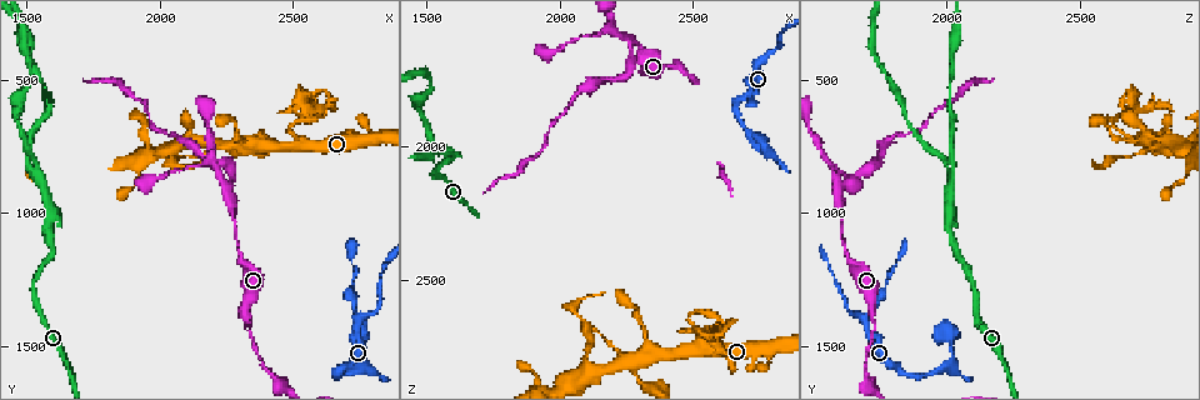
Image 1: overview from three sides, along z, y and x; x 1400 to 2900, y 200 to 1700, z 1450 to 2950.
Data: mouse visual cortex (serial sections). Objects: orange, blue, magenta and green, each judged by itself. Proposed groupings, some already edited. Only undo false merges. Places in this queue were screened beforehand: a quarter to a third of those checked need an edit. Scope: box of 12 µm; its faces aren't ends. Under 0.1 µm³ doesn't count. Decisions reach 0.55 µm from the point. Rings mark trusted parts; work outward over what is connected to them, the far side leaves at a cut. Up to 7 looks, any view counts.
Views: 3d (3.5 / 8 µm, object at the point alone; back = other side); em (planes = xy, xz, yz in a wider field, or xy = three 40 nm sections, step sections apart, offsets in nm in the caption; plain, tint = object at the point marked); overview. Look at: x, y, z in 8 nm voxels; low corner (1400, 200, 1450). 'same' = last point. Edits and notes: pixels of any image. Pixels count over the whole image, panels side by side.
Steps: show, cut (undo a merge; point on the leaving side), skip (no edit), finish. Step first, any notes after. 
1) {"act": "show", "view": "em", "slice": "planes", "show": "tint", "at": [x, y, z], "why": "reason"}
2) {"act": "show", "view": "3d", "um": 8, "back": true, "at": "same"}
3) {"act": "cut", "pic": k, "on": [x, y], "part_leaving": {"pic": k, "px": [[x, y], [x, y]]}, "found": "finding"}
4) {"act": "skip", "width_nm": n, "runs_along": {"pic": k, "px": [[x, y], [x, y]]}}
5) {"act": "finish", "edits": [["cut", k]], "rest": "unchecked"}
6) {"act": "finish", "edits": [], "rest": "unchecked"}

{"act": "show", "view": "3d", "um": 8, "at": [2590, 640, 2650], "why": "abrupt turn"}

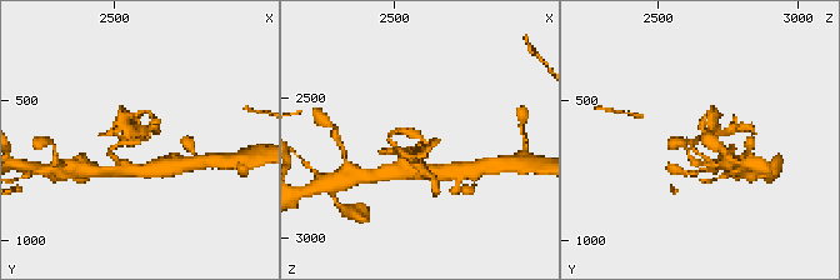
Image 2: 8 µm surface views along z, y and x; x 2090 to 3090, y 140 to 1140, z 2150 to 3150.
{"act": "show", "view": "3d", "um": 3.5, "back": true, "at": [2600, 640, 2660], "why": "closer look"}

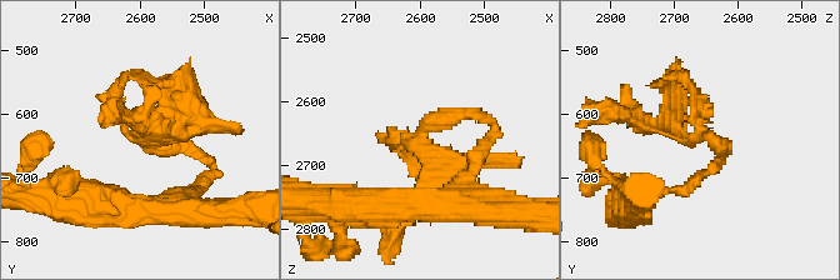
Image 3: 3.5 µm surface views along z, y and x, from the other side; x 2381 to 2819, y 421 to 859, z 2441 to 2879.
{"act": "show", "view": "em", "slice": "xy", "step": 3, "show": "tint", "at": [2590, 645, 2650], "why": "shape alone is not enough"}

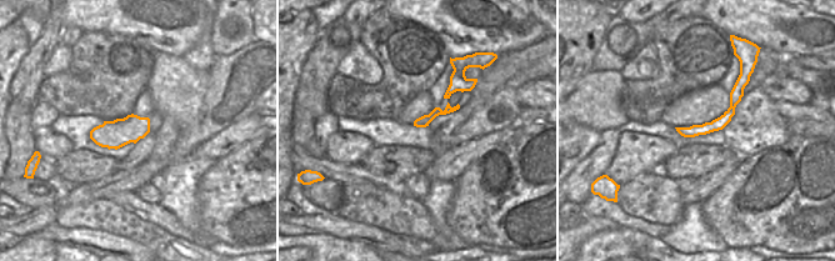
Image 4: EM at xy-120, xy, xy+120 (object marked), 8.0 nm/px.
{"act": "skip", "runs_along": {"pic": 3, "px": [[718, 163], [726, 148], [656, 125]]}, "found": "one cell here"}

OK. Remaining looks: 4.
{"act": "show", "view": "3d", "um": 3.5, "at": [2770, 1530, 2020], "why": "thick turns thin"}

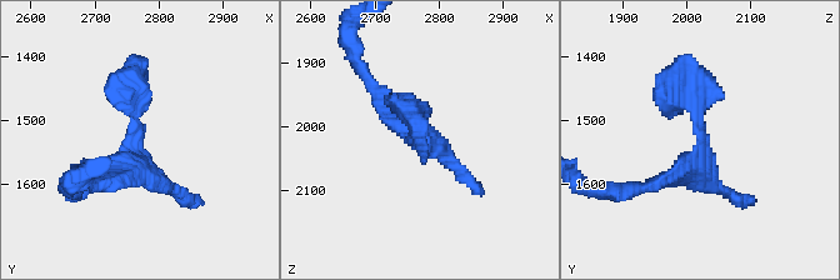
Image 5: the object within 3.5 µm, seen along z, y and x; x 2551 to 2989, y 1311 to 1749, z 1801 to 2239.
{"act": "show", "view": "em", "slice": "xy", "step": 1, "show": "tint", "at": [2770, 1530, 2030]}

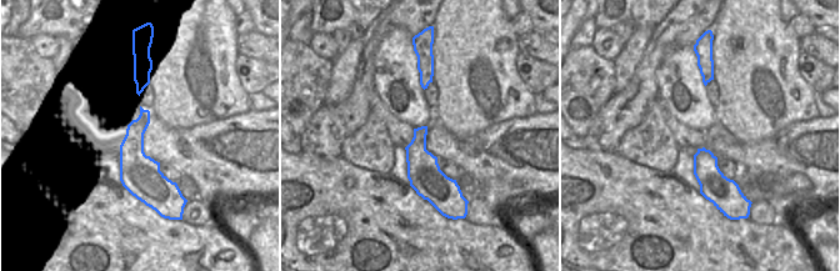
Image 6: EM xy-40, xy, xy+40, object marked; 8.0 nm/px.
{"act": "skip", "runs_along": {"pic": 5, "px": [[105, 181], [136, 165], [133, 93], [114, 78]]}, "found": "continuous, no second cell"}

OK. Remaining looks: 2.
{"act": "show", "view": "3d", "um": 3.5, "at": [2250, 900, 1600], "why": "thin neck"}

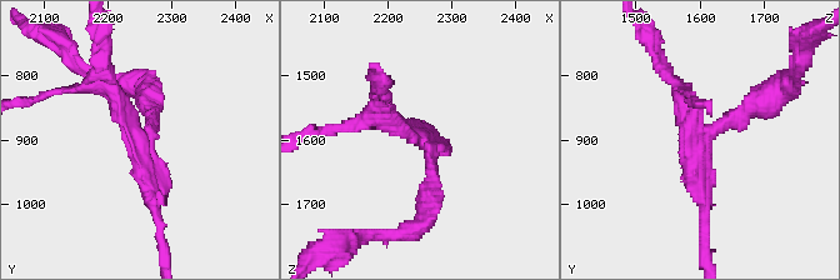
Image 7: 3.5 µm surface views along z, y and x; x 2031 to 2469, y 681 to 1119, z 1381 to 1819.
{"act": "show", "view": "em", "slice": "xy", "step": 5, "show": "tint", "at": [2255, 905, 1605], "arms": 3, "arm_widths_nm": [150, 200, 200], "why": "need the tissue"}

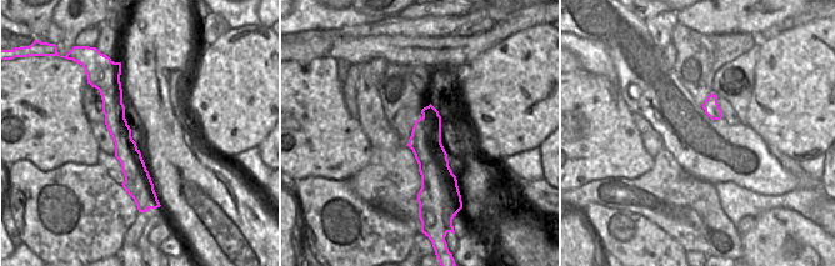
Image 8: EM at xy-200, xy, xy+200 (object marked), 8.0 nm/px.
{"act": "cut", "pic": 7, "on": [744, 119], "width_nm": 260, "border": {"pic": 8, "px": [[423, 175], [438, 182], [443, 207]]}, "found": "two cells meet here"}

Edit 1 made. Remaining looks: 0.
{"act": "finish", "edits": [["cut", 7]], "rest": "unchecked"}

